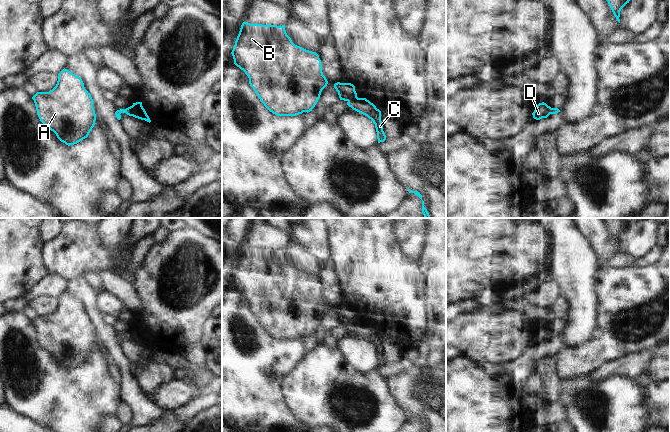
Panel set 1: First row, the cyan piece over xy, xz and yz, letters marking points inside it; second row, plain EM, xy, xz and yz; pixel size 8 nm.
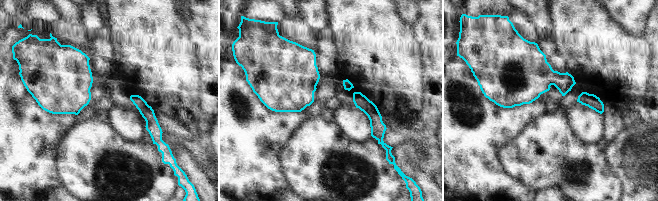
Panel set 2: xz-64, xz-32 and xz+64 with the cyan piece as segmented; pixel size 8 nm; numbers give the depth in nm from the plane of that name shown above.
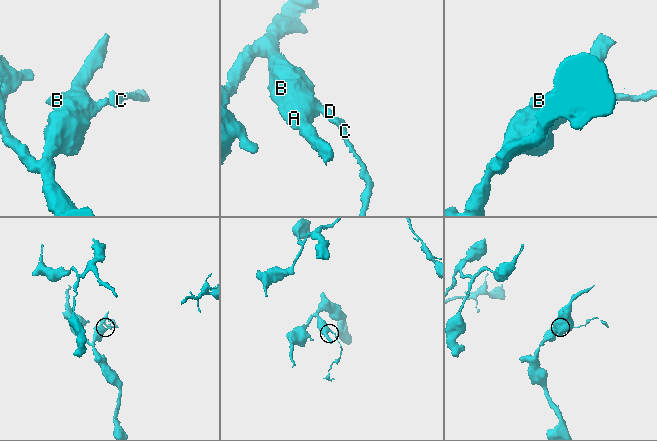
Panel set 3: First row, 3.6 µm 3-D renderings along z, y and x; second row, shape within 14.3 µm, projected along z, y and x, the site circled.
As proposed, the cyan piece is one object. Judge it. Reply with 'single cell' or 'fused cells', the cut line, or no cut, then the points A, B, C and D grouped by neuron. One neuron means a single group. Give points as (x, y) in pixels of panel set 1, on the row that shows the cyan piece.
fused cells; cut in xz along (356, 96), (348, 101); A B D / C

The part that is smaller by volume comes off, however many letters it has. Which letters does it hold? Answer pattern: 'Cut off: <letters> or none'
Cut off: C

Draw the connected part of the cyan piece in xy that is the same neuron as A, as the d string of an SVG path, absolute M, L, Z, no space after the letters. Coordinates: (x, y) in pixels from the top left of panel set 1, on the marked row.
M65 68L52 90L37 92L32 99L40 121L68 146L87 138L96 124L91 94L79 76Z

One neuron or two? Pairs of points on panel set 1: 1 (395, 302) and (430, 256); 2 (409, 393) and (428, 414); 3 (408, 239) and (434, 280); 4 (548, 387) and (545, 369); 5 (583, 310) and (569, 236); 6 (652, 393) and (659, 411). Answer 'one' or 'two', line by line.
1: two
2: two
3: two
4: one
5: one
6: one

